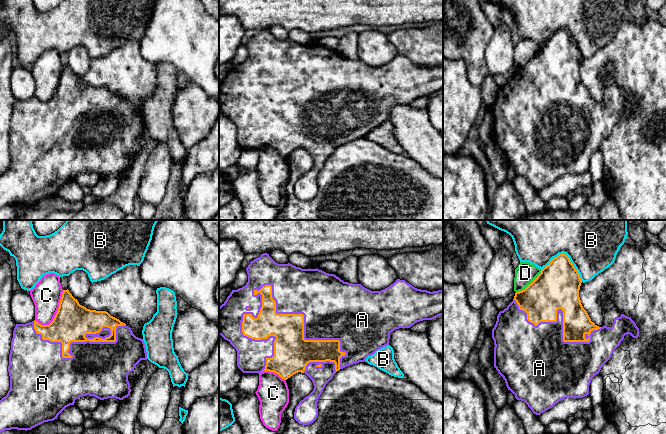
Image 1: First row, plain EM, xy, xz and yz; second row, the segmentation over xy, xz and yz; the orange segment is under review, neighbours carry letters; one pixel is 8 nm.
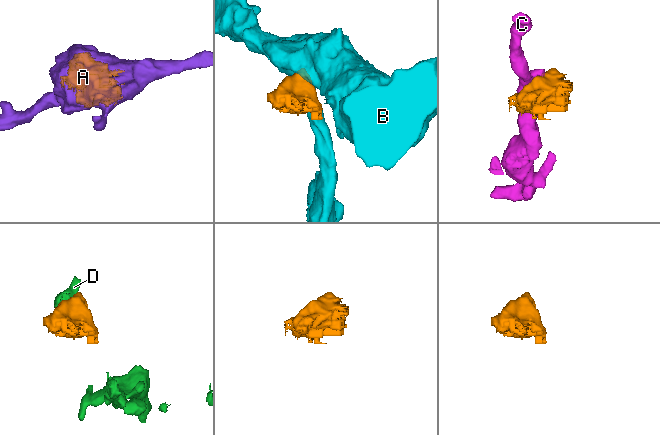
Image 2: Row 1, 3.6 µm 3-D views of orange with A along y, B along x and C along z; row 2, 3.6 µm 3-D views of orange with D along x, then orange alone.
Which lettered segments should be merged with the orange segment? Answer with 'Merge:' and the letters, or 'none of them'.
Merge: A

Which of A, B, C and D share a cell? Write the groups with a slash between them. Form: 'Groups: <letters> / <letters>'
Groups: A / B / C D

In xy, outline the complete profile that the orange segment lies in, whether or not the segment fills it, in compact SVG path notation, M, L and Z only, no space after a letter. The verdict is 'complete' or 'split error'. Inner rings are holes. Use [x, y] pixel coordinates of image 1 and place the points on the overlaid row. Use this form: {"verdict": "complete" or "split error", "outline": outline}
{"verdict": "split error", "outline": "M63 290L58 311L49 325L37 321L16 324L11 341L8 372L10 389L0 400L0 433L5 430L31 430L58 415L82 396L94 396L100 400L123 400L130 395L128 374L141 361L147 359L143 339L136 337L131 328L106 311L90 310L79 304L69 290Z"}

